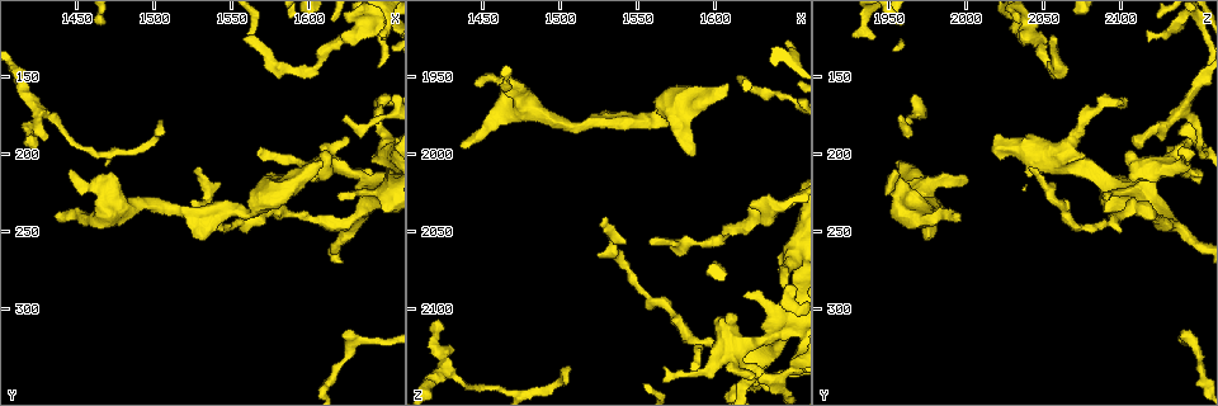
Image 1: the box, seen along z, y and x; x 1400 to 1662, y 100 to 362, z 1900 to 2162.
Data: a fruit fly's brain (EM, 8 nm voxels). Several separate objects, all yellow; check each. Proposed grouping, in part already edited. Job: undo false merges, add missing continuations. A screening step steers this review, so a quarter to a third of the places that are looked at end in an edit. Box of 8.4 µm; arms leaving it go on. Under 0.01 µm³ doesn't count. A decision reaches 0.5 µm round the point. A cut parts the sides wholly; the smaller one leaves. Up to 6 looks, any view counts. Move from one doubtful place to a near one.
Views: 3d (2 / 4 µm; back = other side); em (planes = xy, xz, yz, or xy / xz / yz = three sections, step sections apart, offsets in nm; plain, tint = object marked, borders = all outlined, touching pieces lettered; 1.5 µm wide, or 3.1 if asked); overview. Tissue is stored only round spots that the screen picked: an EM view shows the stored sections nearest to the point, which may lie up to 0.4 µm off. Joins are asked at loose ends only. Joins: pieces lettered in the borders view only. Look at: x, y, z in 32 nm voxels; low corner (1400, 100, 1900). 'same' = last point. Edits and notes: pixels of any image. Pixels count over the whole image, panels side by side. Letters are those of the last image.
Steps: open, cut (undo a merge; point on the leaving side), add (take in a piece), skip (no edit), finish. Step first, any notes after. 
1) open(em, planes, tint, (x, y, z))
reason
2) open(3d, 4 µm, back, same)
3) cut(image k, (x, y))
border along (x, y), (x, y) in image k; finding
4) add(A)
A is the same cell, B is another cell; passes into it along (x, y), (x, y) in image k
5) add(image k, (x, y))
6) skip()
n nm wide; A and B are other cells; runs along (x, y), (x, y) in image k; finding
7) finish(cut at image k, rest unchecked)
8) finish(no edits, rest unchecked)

open(3d, 4 µm, (1586, 220, 2002))
branch stops here

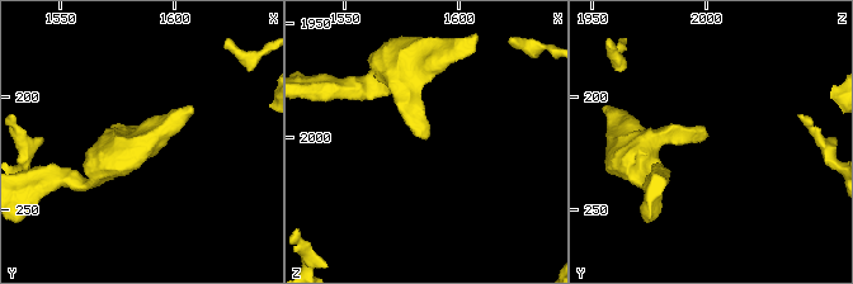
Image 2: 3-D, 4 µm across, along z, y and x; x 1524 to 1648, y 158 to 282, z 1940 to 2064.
open(em, planes, plain, (1586, 217, 2002))
shape alone is not enough

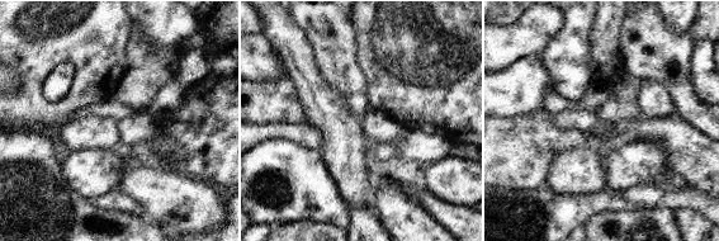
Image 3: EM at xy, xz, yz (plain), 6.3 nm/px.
open(em, planes, borders, same)
see the neighbours

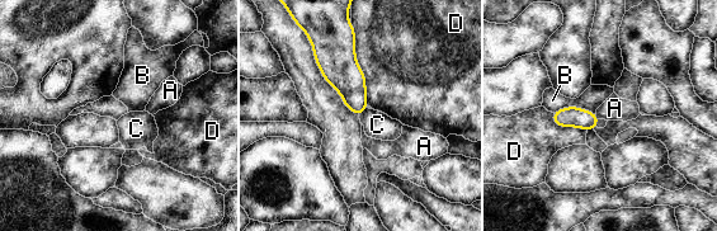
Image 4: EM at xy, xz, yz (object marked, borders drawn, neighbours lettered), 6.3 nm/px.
skip()
130 nm wide; D touches over 480 nm; A, B, C and D are other cells; no lettered piece goes on from it

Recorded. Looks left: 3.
open(3d, 2 µm, (1620, 228, 2090))
free end

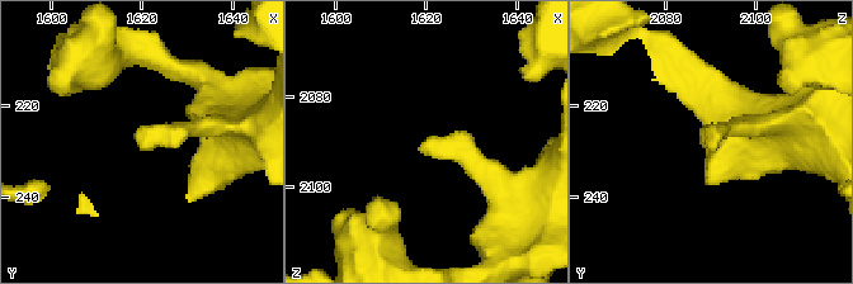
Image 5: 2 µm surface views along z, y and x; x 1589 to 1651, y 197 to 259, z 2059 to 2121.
open(em, planes, borders, (1620, 229, 2090))
now the EM

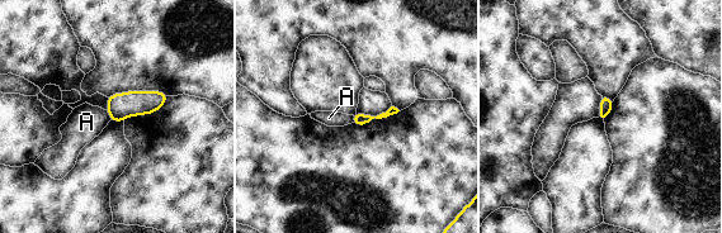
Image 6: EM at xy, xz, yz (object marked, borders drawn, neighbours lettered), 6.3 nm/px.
skip()
A is another cell; none of them fits

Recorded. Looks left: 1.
finish(no edits, rest unchecked)

